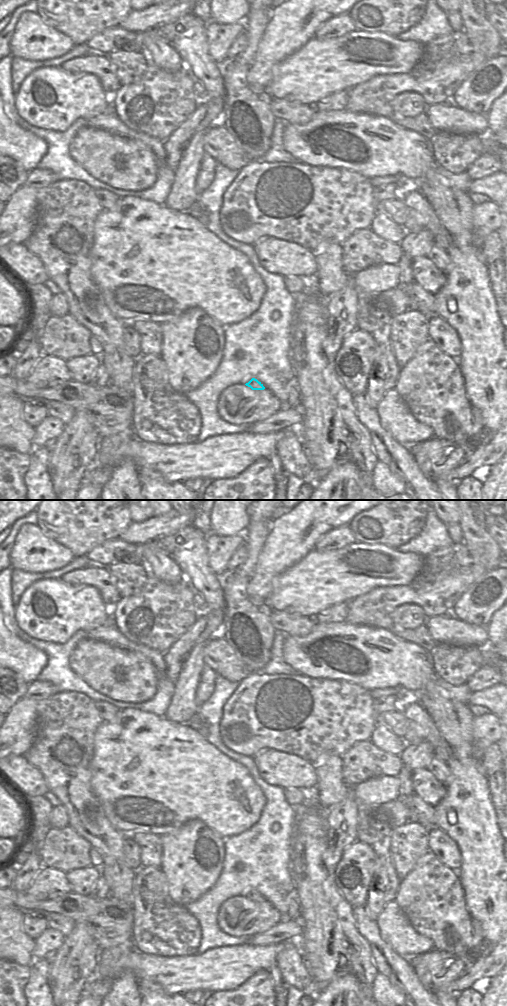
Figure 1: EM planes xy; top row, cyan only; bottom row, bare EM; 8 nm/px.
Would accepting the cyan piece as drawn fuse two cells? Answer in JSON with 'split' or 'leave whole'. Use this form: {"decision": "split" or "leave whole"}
{"decision": "split"}

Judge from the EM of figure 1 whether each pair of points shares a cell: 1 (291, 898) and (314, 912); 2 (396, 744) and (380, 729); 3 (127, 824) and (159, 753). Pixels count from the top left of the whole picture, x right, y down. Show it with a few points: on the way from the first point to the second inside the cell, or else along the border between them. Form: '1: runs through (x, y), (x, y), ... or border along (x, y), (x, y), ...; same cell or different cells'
1: border along (294, 891), (300, 907), (302, 925); different cells
2: runs through (392, 741), (384, 733); same cell
3: runs through (112, 809), (111, 803), (115, 798), (142, 772); same cell

